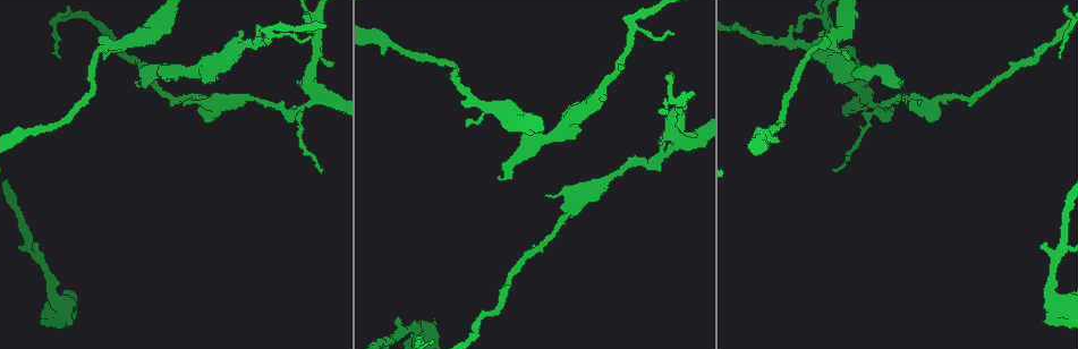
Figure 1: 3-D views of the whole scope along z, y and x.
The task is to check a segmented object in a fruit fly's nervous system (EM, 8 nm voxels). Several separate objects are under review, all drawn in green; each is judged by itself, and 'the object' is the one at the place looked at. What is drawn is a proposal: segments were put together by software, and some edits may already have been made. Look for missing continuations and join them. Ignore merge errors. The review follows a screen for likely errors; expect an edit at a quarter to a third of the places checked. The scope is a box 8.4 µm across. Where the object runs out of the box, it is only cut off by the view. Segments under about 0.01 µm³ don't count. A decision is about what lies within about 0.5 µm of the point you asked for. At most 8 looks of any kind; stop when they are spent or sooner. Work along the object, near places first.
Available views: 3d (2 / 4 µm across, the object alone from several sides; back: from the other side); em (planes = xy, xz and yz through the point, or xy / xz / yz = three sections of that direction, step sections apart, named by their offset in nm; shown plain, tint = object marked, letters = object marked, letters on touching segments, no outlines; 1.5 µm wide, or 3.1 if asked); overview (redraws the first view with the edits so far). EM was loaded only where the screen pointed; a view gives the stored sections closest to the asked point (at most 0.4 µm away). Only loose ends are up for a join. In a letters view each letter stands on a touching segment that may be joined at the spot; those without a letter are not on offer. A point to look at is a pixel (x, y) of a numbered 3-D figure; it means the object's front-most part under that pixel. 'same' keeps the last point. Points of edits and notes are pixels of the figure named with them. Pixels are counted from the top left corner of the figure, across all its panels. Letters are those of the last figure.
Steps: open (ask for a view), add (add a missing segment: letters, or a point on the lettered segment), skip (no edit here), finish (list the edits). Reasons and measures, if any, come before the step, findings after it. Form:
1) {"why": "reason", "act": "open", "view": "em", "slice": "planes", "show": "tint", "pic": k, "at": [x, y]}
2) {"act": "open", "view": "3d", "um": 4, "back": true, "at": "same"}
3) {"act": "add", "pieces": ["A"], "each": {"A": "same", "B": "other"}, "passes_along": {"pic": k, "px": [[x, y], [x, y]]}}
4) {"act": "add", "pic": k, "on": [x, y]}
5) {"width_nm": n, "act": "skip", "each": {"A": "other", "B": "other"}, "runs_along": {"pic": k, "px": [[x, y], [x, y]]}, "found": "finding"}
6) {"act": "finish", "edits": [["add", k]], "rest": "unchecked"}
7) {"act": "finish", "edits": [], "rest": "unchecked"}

{"why": "branch stops here", "act": "open", "view": "3d", "um": 2, "pic": 1, "at": [104, 60]}

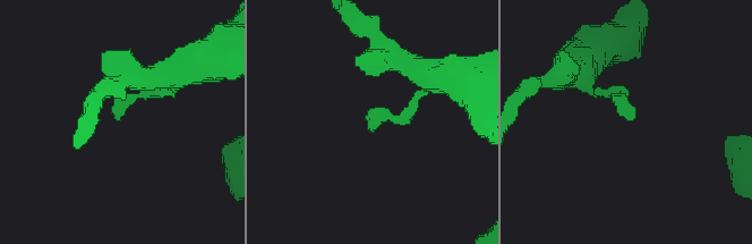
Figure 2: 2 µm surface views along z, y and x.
{"act": "open", "view": "em", "slice": "xy", "step": 4, "show": "letters", "pic": 2, "at": [631, 120]}

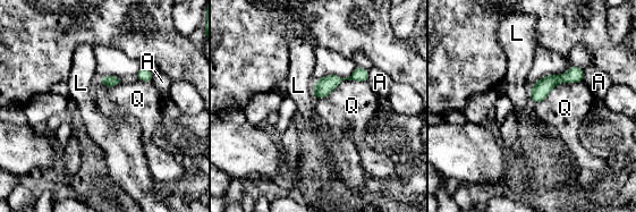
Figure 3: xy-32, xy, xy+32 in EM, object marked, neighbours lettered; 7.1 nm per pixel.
{"width_nm": 100, "longest_contact_nm": ["Q", 400], "act": "skip", "each": {"A": "other", "L": "other", "Q": "other"}, "found": "none of them fits"}

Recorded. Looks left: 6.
{"why": "branch stops here", "act": "open", "view": "em", "slice": "xz", "step": 4, "show": "letters", "pic": 1, "at": [824, 32]}

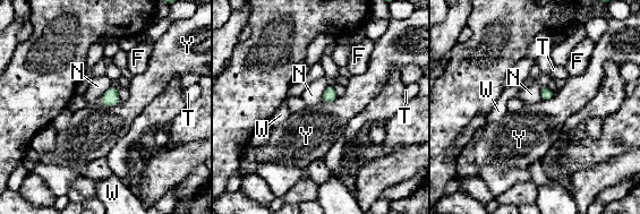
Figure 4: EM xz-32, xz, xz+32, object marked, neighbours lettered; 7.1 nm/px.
{"why": "cut it another way", "act": "open", "view": "em", "slice": "planes", "show": "letters", "at": "same"}

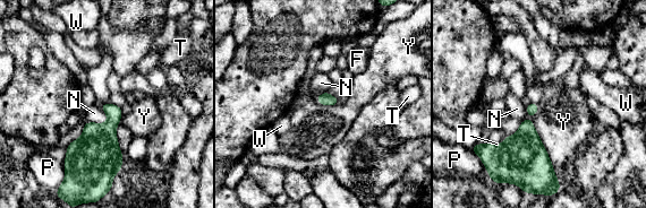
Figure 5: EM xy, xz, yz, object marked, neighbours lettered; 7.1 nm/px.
{"act": "skip", "each": {"F": "other", "N": "other", "P": "other", "T": "other", "W": "other", "Y": "other"}, "found": "none of them fits"}

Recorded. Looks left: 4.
{"why": "branch stops here", "act": "open", "view": "3d", "um": 4, "pic": 1, "at": [320, 171]}

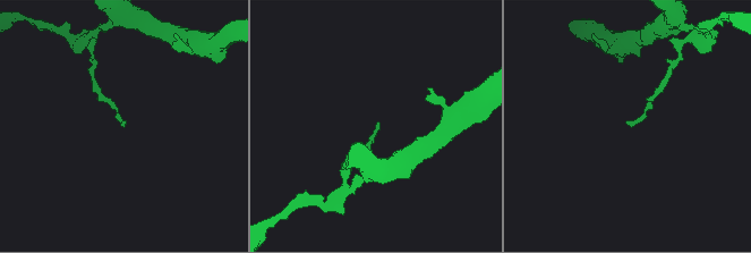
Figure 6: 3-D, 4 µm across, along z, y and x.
{"why": "shape alone is not enough", "act": "open", "view": "em", "slice": "yz", "step": 4, "show": "letters", "pic": 6, "at": [123, 125]}

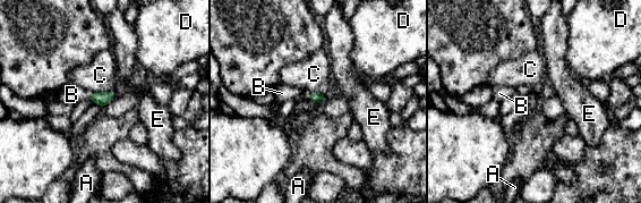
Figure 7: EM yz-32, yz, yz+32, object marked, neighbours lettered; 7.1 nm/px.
{"act": "open", "view": "em", "slice": "planes", "show": "letters", "at": "same"}

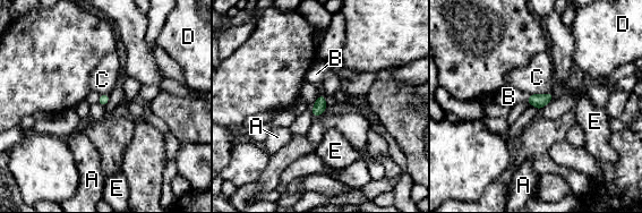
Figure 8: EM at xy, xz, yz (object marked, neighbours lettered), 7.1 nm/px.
{"width_nm": 70, "act": "add", "pieces": ["B"], "each": {"A": "other", "B": "same", "C": "other", "D": "other", "E": "other"}, "passes_along": {"pic": 8, "px": [[539, 101], [527, 99], [508, 96]]}, "found": "the neuron continues"}

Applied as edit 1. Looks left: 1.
{"act": "finish", "edits": [["add", 8]], "rest": "unchecked"}

